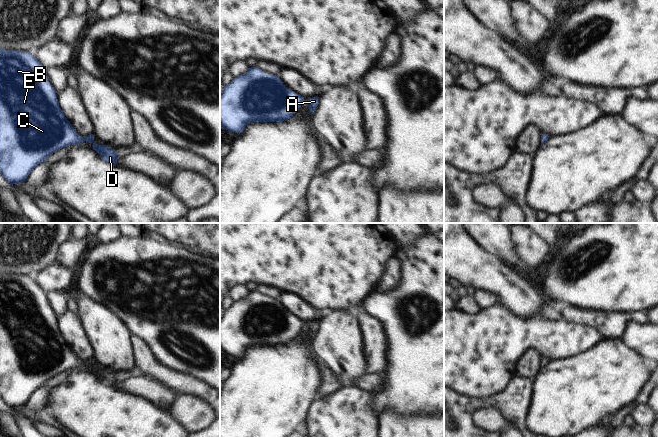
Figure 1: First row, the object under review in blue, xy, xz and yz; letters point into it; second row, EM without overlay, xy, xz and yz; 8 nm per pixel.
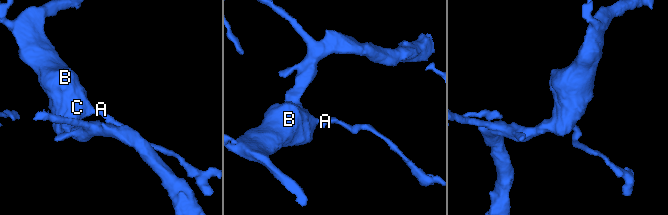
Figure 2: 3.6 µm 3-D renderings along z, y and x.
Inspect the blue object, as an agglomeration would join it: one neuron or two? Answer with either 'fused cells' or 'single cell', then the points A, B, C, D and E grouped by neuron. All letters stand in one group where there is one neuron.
single cell; A B C D E

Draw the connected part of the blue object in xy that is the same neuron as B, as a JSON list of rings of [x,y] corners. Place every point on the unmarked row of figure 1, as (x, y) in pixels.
[[[0,273],[0,397],[10,408],[25,406],[29,397],[56,375],[86,365],[106,386],[117,387],[118,377],[94,367],[93,358],[80,360],[59,331],[45,291],[31,276]]]

